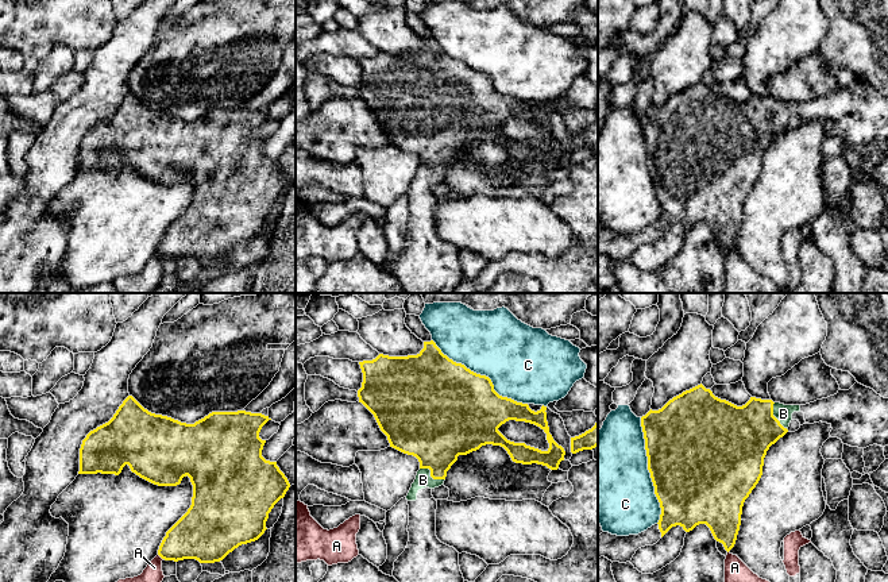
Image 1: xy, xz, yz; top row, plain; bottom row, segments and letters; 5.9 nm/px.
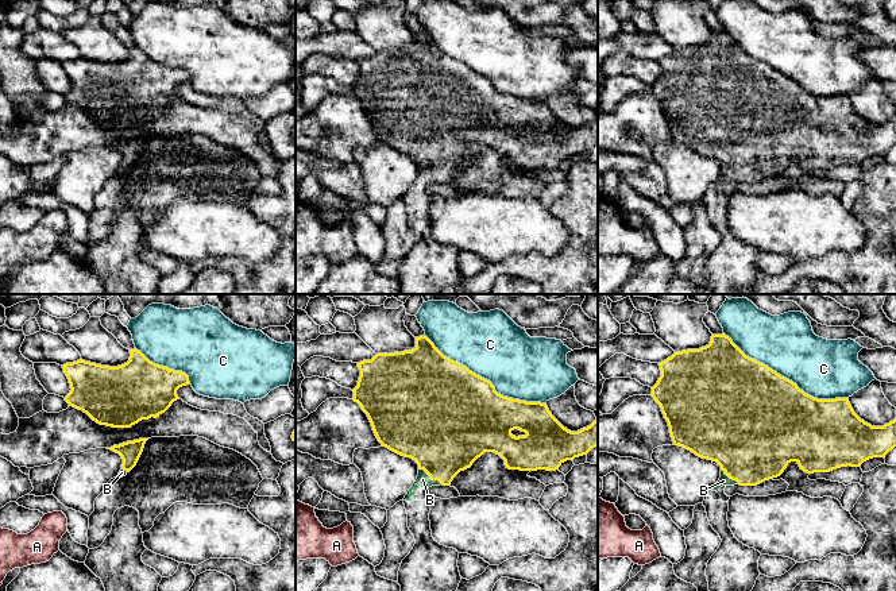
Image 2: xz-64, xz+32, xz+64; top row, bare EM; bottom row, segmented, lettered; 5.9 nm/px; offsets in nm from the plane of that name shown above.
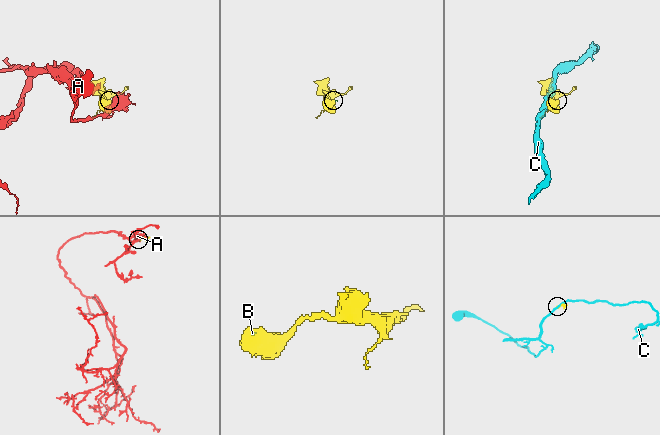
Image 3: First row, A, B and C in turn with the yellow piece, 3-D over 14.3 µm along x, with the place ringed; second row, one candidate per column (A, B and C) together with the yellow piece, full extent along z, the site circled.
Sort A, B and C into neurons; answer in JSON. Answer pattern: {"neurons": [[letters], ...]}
{"neurons": [["A"], ["B"], ["C"]]}

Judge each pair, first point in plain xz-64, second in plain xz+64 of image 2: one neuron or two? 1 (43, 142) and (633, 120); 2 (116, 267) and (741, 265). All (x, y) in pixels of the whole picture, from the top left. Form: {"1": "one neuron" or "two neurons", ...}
{"1": "one neuron", "2": "one neuron"}

